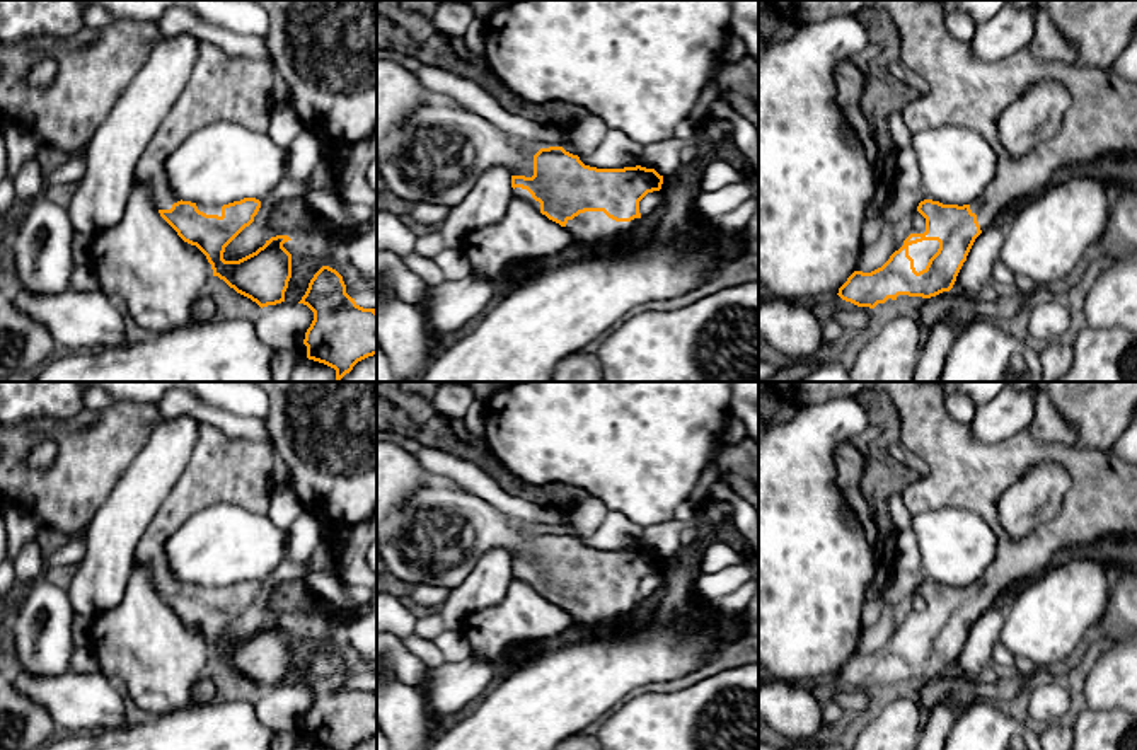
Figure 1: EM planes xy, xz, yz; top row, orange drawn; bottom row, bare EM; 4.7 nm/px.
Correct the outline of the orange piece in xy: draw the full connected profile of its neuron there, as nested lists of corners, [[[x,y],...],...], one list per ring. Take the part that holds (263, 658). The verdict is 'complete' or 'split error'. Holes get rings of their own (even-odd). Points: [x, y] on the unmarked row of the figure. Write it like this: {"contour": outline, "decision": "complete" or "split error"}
{"contour": [[[201,424],[182,476],[135,549],[135,564],[148,569],[160,598],[177,617],[206,638],[213,658],[261,690],[285,684],[291,660],[291,636],[283,626],[291,620],[276,617],[256,634],[239,643],[225,643],[225,629],[254,603],[261,583],[256,580],[228,586],[182,583],[167,564],[165,540],[191,515],[216,503],[266,515],[273,489],[273,465],[274,448],[269,441],[234,438],[211,424]]], "decision": "split error"}

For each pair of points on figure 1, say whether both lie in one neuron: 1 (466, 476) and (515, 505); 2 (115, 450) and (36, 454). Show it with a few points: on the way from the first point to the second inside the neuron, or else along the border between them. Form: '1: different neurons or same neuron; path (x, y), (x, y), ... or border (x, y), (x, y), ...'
1: same neuron; path (478, 483), (503, 501)
2: different neurons; border (57, 444), (40, 440), (29, 450), (26, 461)

